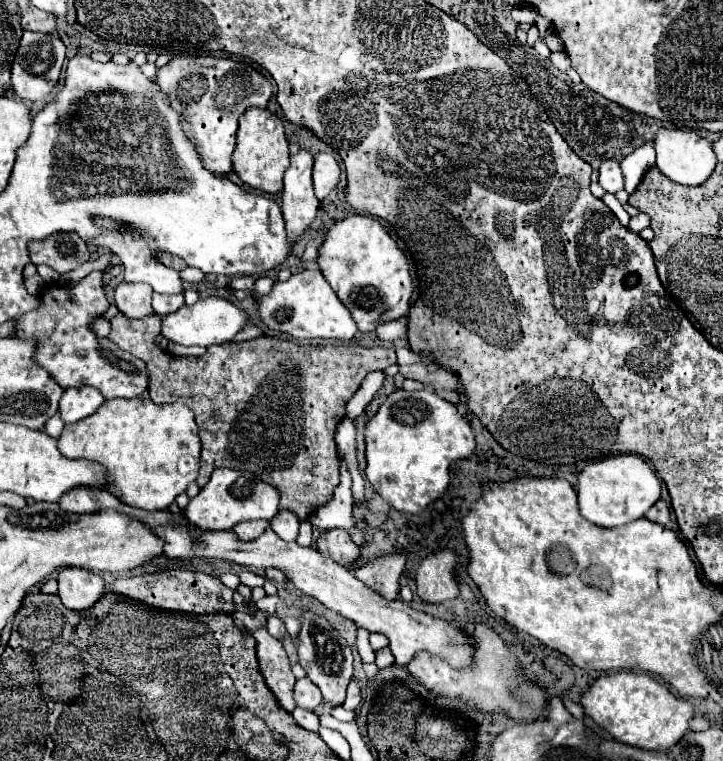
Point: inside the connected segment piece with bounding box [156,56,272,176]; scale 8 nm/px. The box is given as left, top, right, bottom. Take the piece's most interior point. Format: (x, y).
(211, 93)

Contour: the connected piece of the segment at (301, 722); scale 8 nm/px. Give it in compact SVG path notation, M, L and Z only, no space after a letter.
M296 708L294 712L292 712L292 718L294 718L294 722L298 724L298 726L302 726L302 728L306 728L306 730L312 730L312 732L318 732L318 716L314 714L314 712L310 712L310 710L302 710L302 708Z

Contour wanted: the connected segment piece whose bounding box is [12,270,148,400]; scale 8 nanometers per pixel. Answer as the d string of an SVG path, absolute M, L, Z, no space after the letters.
M96 270L84 276L76 286L62 286L56 282L46 284L40 306L14 318L14 334L22 340L36 340L34 362L44 368L58 386L92 386L110 398L134 398L142 396L148 388L146 364L136 356L120 350L112 340L98 338L92 332L94 320L102 318L108 310L108 298L104 292L104 272Z

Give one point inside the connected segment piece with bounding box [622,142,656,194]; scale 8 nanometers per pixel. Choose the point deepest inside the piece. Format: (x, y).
(636, 165)

